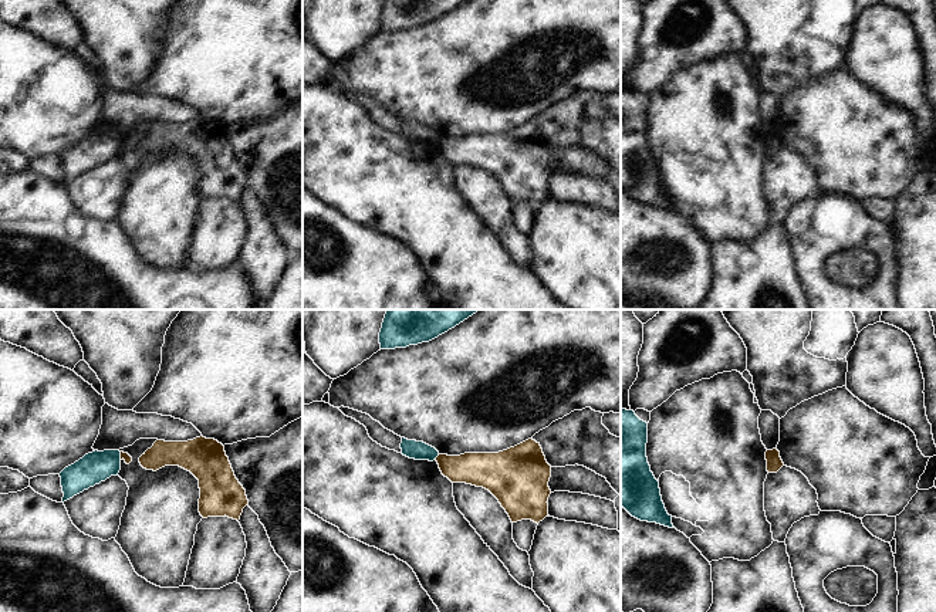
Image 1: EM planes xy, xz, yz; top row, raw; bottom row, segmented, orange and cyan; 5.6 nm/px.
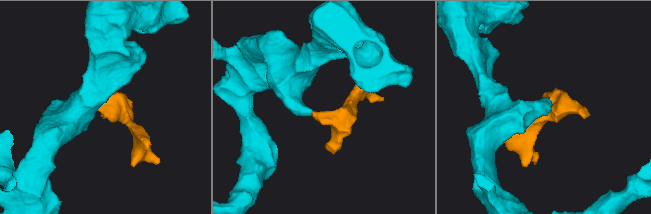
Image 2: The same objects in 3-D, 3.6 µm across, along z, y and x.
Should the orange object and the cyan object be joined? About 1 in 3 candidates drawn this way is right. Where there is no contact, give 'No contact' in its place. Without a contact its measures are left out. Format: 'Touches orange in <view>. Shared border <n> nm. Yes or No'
Touches orange in xz. Shared border 40 nm. No

